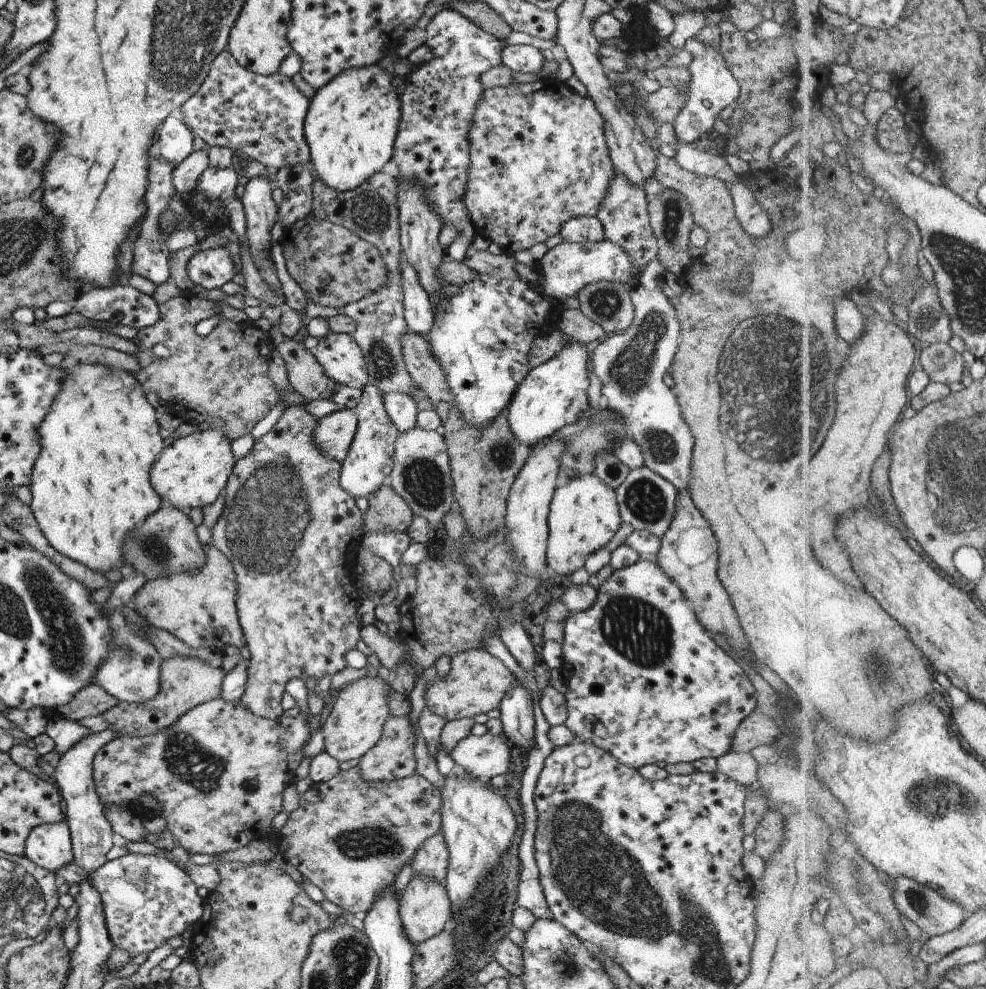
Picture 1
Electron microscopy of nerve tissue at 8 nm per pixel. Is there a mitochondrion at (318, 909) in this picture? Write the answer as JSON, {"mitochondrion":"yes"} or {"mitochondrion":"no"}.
{"mitochondrion":"no"}

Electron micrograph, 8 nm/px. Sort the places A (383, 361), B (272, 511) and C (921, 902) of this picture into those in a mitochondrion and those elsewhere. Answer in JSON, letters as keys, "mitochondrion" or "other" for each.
{"A":"mitochondrion","B":"mitochondrion","C":"mitochondrion"}

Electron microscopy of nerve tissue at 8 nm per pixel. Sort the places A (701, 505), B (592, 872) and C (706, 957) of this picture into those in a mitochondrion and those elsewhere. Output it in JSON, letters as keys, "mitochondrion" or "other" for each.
{"A":"other","B":"mitochondrion","C":"mitochondrion"}

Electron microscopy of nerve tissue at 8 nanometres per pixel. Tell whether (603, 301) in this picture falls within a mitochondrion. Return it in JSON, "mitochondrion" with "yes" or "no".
{"mitochondrion":"yes"}

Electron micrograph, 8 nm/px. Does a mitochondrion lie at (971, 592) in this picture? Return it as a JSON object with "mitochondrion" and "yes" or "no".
{"mitochondrion":"no"}

